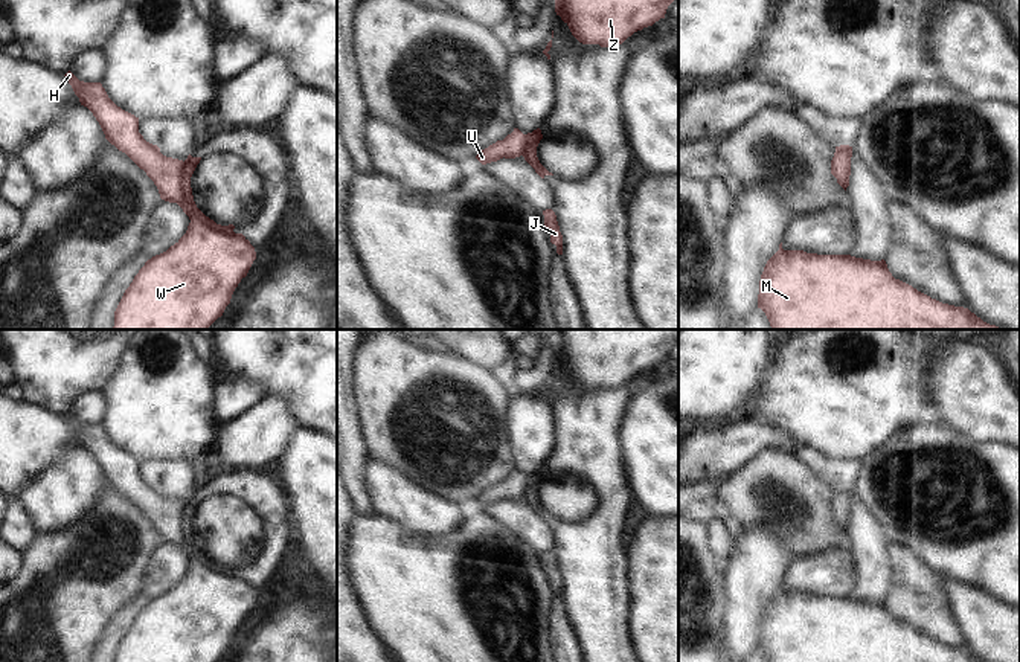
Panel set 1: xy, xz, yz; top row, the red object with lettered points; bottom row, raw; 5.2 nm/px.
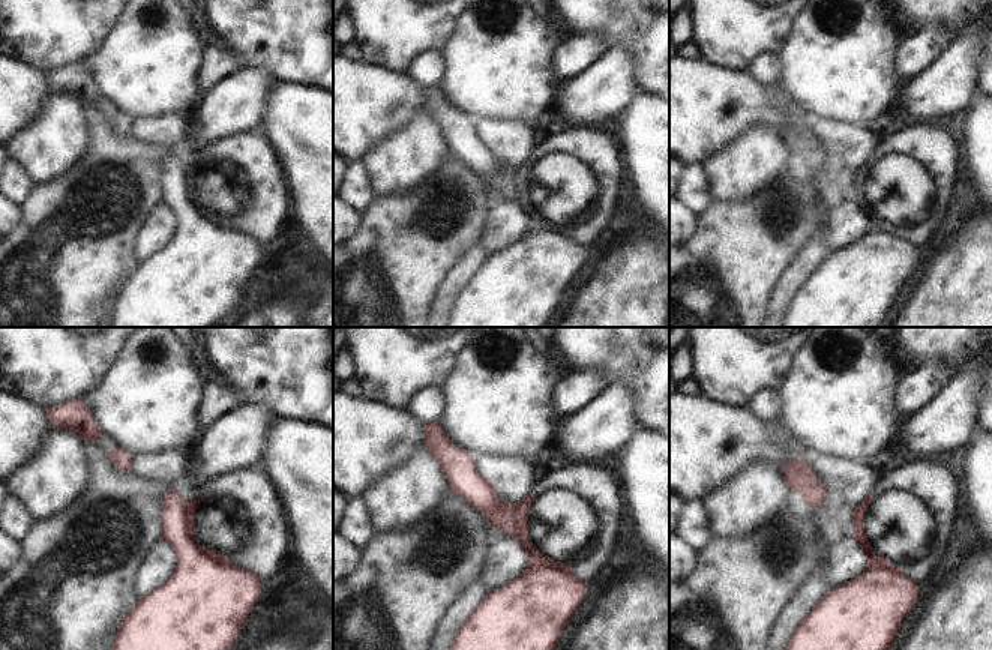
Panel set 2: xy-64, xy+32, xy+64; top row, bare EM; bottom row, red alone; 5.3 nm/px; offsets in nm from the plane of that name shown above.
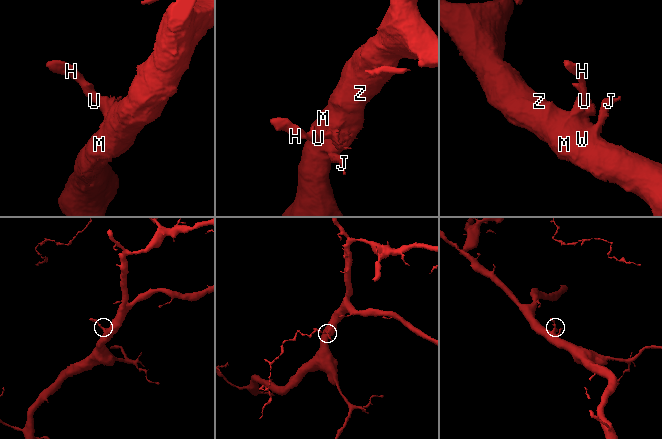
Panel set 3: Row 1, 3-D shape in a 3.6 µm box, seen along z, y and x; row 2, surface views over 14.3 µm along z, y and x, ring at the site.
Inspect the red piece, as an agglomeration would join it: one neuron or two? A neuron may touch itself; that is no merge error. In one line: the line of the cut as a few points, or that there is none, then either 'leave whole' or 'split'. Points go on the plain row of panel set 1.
cut none; leave whole

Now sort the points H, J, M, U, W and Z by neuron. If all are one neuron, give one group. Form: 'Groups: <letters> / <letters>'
Groups: H J M U W Z

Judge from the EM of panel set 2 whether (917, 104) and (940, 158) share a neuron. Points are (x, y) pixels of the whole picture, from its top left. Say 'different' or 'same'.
different

